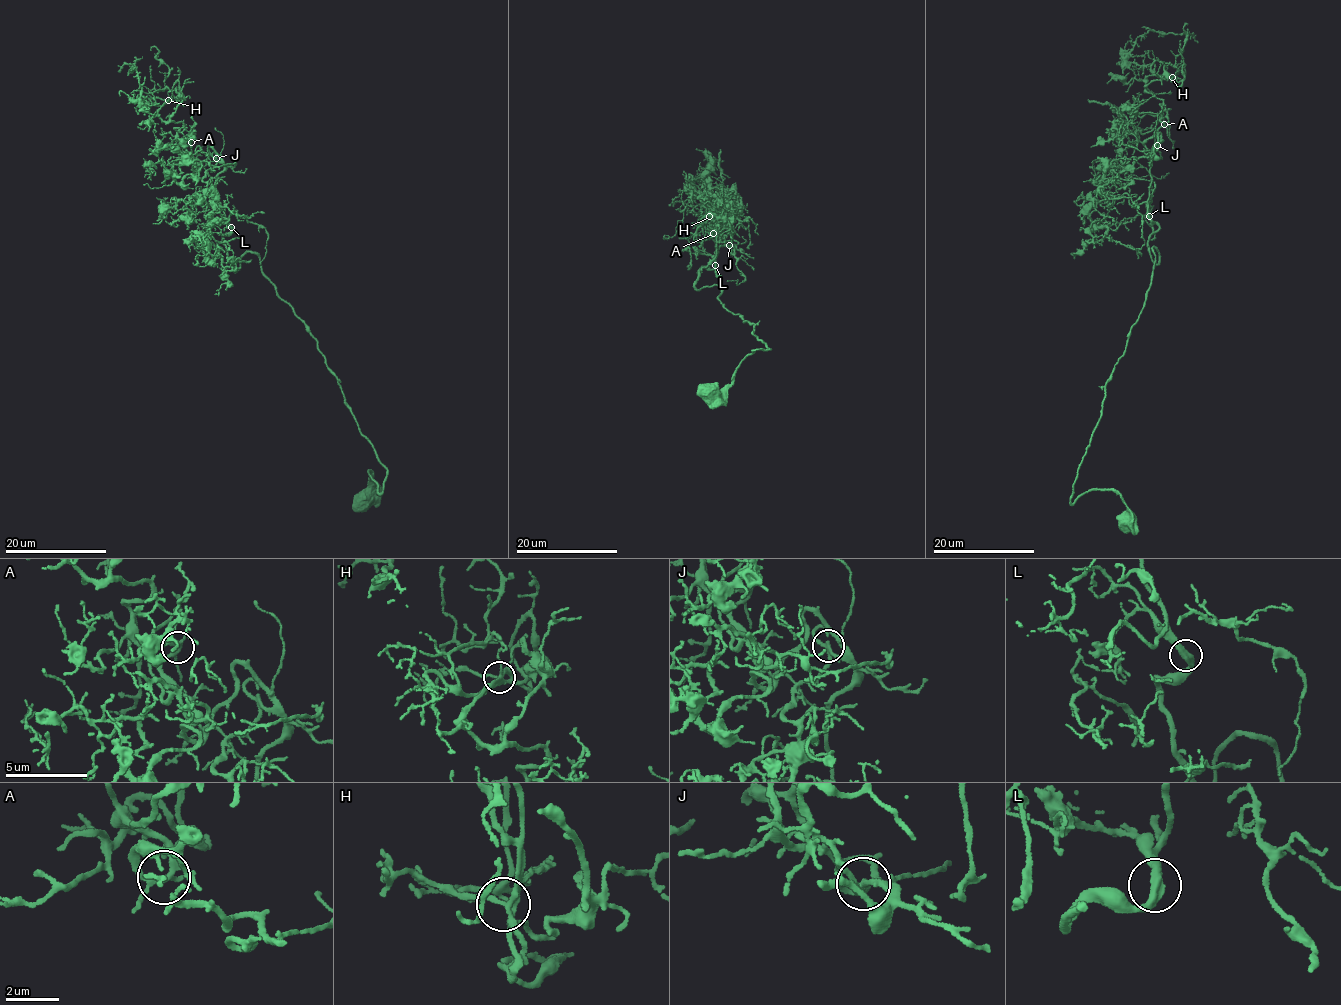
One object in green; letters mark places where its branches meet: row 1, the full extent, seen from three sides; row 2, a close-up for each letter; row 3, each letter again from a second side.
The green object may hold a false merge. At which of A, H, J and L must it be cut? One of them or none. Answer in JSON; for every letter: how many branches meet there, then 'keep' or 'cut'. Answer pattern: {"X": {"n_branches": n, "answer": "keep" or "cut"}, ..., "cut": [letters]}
{"A": {"n_branches": 3, "answer": "keep"}, "H": {"n_branches": 3, "answer": "keep"}, "J": {"n_branches": 3, "answer": "keep"}, "L": {"n_branches": 2, "answer": "keep"}, "cut": []}

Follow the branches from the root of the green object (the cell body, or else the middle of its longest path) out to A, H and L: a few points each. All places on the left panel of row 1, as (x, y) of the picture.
A: (361, 502), (368, 472), (380, 493), (386, 468), (259, 256), (233, 268), (224, 165), (194, 169), (191, 143)
H: (361, 502), (386, 468), (259, 256), (233, 268), (224, 165), (194, 169), (168, 100)
L: (361, 502), (368, 472), (380, 493), (386, 468), (259, 256), (247, 251), (235, 271), (222, 236), (230, 227)

